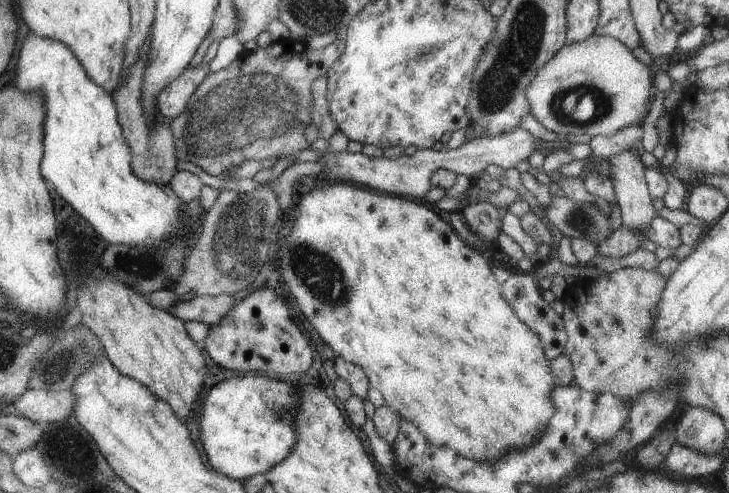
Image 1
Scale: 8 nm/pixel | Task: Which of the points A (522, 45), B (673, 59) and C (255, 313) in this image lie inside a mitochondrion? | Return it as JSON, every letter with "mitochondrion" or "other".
{"A":"mitochondrion","B":"other","C":"other"}

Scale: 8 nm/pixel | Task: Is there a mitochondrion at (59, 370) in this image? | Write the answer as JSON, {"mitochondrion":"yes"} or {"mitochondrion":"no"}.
{"mitochondrion":"yes"}

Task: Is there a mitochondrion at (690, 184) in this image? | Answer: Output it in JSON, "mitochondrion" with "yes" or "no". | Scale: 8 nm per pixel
{"mitochondrion":"no"}

